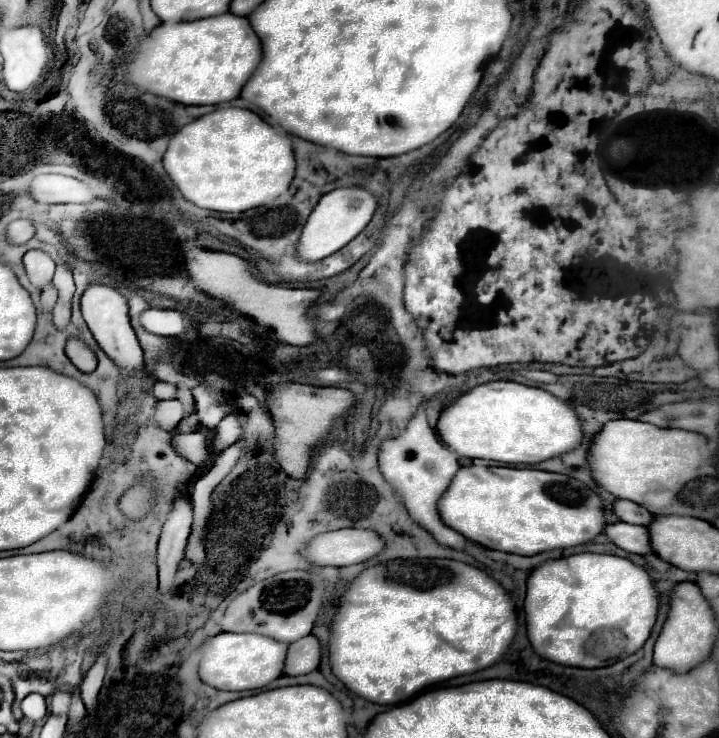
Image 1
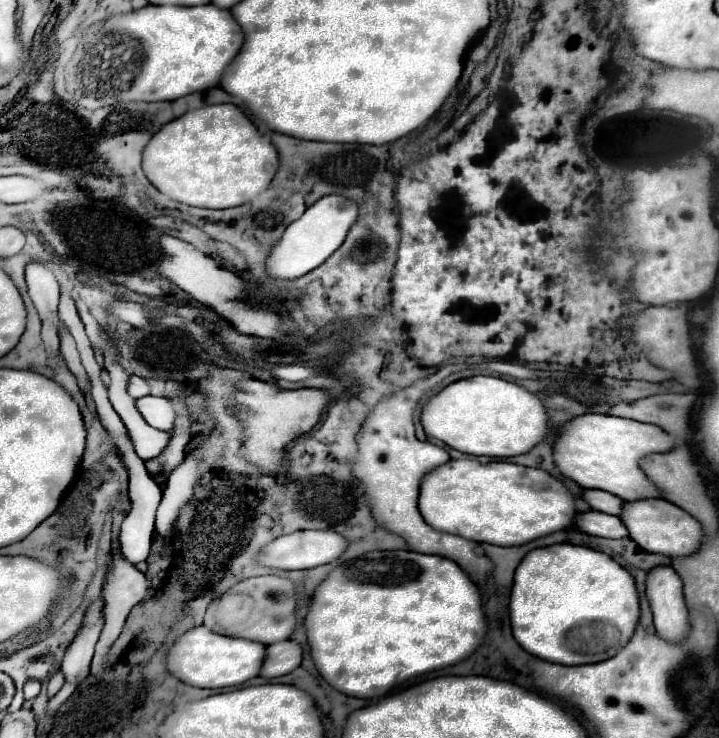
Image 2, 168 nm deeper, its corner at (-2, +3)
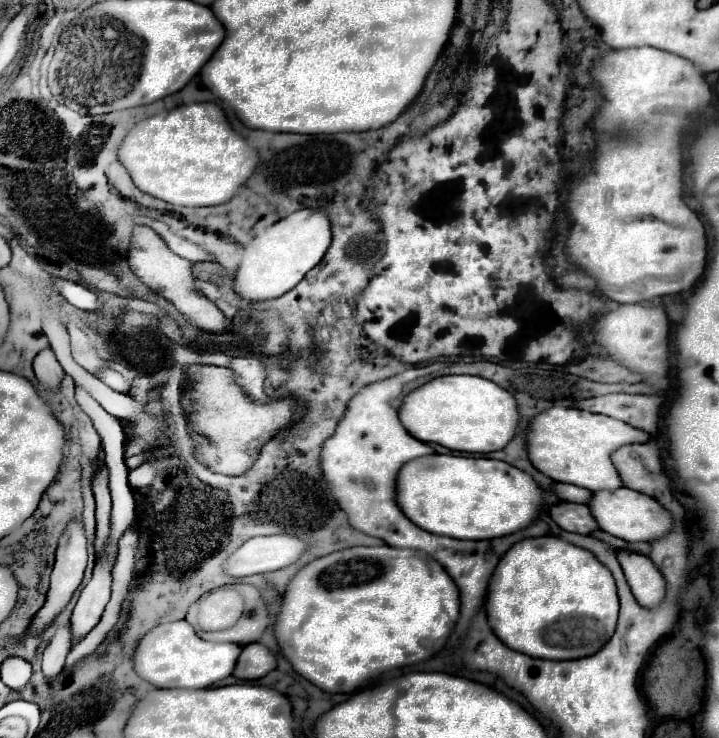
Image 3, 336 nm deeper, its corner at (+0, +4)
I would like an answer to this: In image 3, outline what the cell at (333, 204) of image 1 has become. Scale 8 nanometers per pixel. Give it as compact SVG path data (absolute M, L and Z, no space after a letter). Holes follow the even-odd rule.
M315 208L297 210L277 224L263 230L245 248L243 260L235 274L235 292L249 300L269 300L289 292L303 276L315 268L331 246L331 220L329 214Z

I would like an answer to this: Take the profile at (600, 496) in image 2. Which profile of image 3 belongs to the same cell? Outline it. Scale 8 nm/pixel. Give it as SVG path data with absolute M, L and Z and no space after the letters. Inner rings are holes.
M555 484L555 492L561 500L577 502L577 504L589 504L589 500L593 496L591 490L579 488L579 486L573 486L573 484Z

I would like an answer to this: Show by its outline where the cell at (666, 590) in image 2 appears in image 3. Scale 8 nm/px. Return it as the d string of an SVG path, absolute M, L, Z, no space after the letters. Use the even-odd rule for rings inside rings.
M619 552L619 562L623 566L625 578L631 586L633 596L643 608L657 608L665 598L665 578L655 568L649 556L641 556L635 552Z

